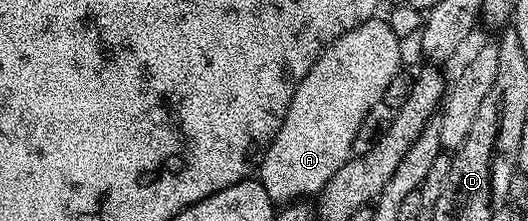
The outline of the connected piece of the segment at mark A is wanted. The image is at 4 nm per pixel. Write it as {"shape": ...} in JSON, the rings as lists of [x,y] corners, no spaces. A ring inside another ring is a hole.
{"shape":[[[373,17],[361,27],[348,31],[341,39],[335,39],[314,61],[310,73],[302,77],[290,101],[290,109],[286,109],[286,117],[258,168],[260,184],[266,189],[273,205],[287,205],[319,196],[330,177],[334,177],[334,173],[338,173],[338,169],[353,158],[352,146],[358,125],[362,125],[366,113],[370,113],[374,105],[383,103],[390,81],[401,74],[400,47],[402,40],[396,36],[394,29],[390,29],[387,18]]]}

